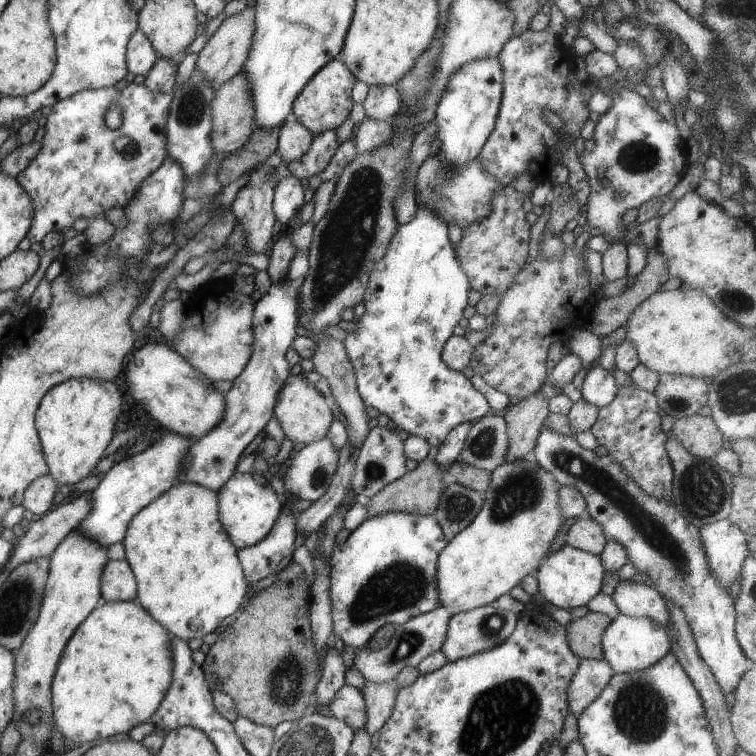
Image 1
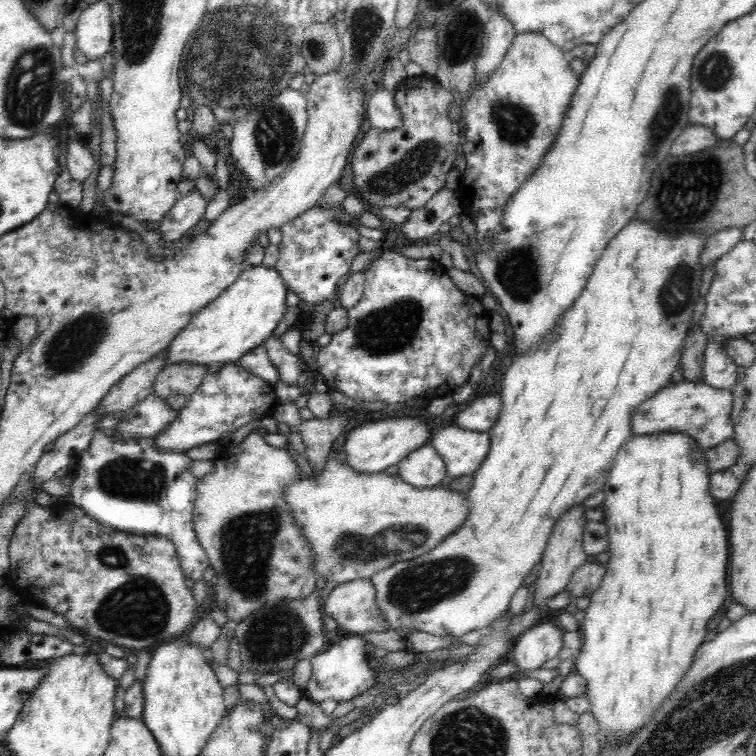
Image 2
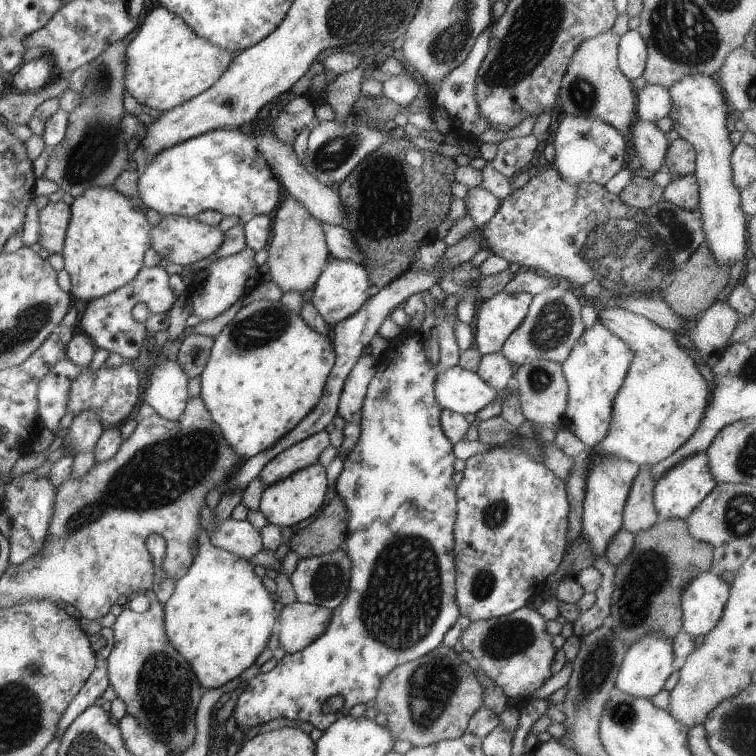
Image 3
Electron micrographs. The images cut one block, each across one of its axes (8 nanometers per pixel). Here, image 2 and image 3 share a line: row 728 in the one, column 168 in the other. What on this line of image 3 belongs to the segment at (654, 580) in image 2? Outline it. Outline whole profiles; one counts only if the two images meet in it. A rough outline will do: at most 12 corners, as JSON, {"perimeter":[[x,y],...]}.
{"perimeter":[[197,553],[163,604],[202,690],[255,662],[276,618],[248,559]]}

